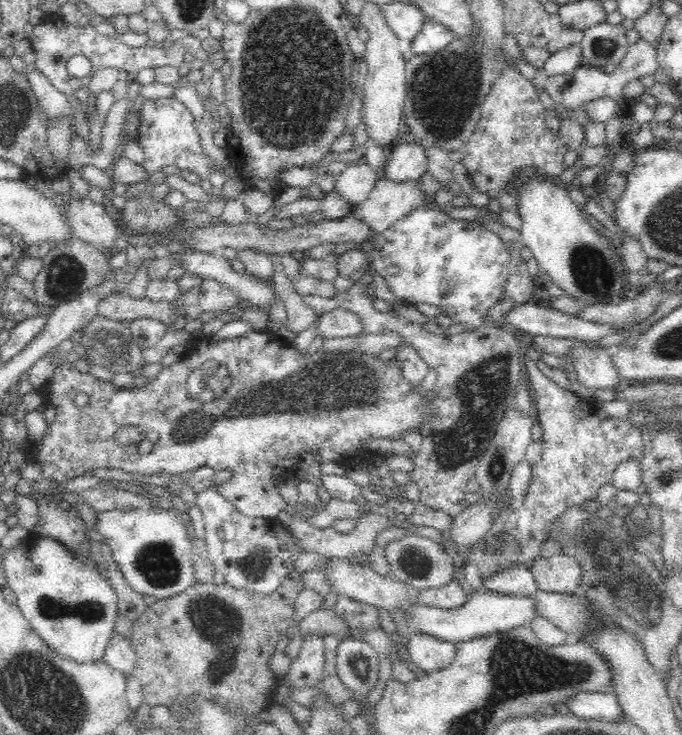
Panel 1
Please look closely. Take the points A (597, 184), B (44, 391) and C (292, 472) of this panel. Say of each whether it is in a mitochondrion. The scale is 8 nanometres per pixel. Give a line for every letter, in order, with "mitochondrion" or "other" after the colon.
A: other
B: other
C: other

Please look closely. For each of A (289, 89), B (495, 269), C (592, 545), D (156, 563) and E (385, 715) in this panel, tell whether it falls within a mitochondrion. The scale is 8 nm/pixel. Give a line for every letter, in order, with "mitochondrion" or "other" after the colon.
A: mitochondrion
B: other
C: mitochondrion
D: mitochondrion
E: other

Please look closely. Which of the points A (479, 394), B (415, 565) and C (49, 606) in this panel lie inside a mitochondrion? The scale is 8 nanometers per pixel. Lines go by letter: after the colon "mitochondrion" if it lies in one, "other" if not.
A: mitochondrion
B: mitochondrion
C: mitochondrion

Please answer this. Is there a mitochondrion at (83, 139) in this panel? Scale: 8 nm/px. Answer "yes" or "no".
no

